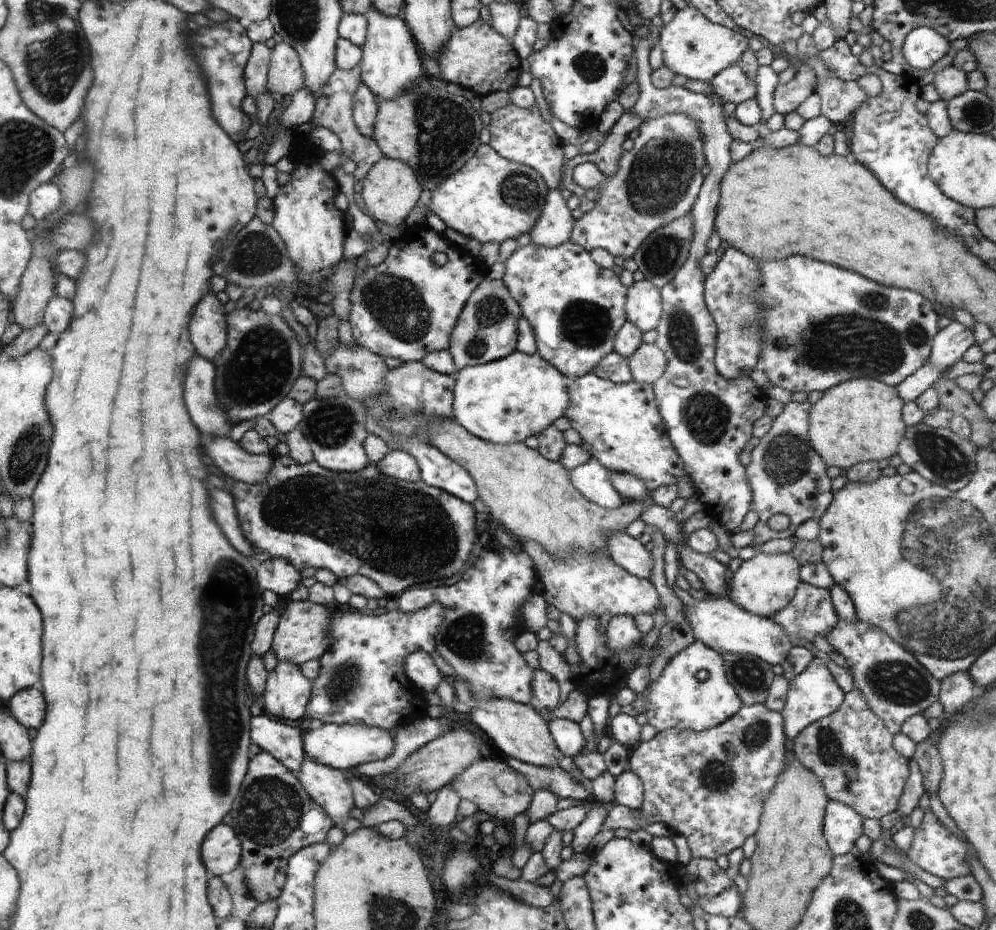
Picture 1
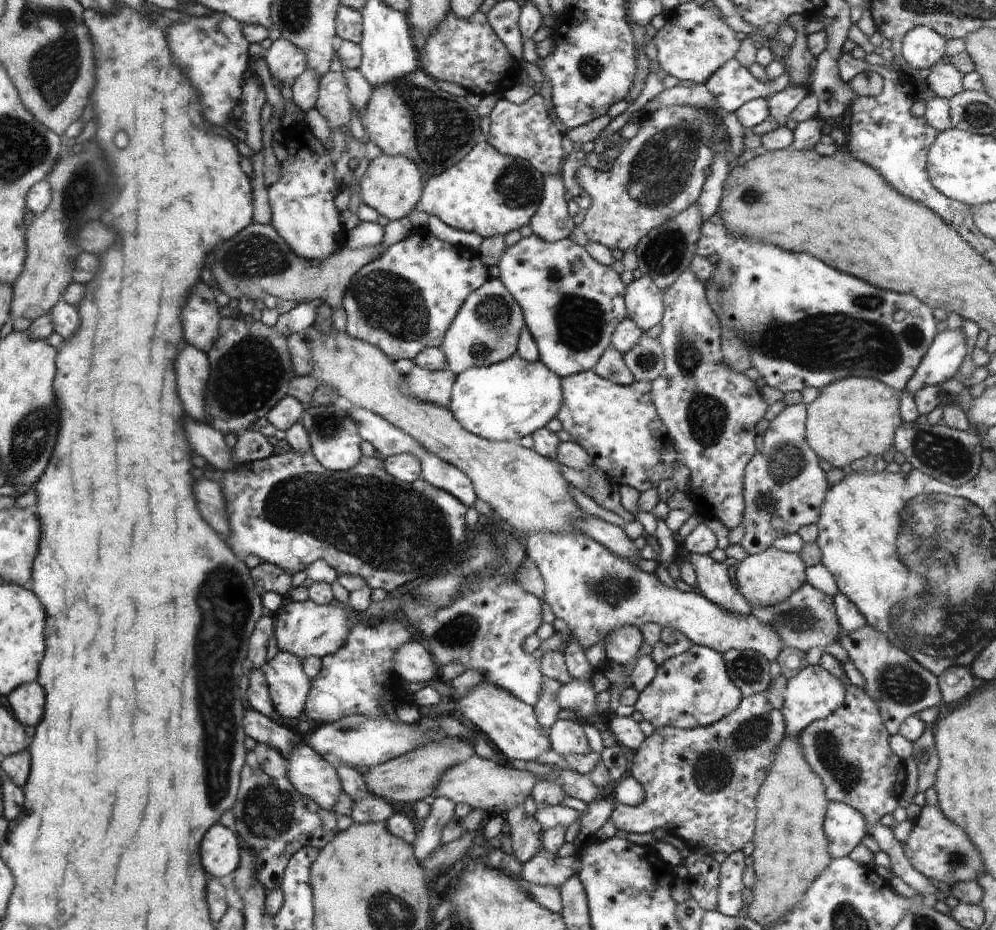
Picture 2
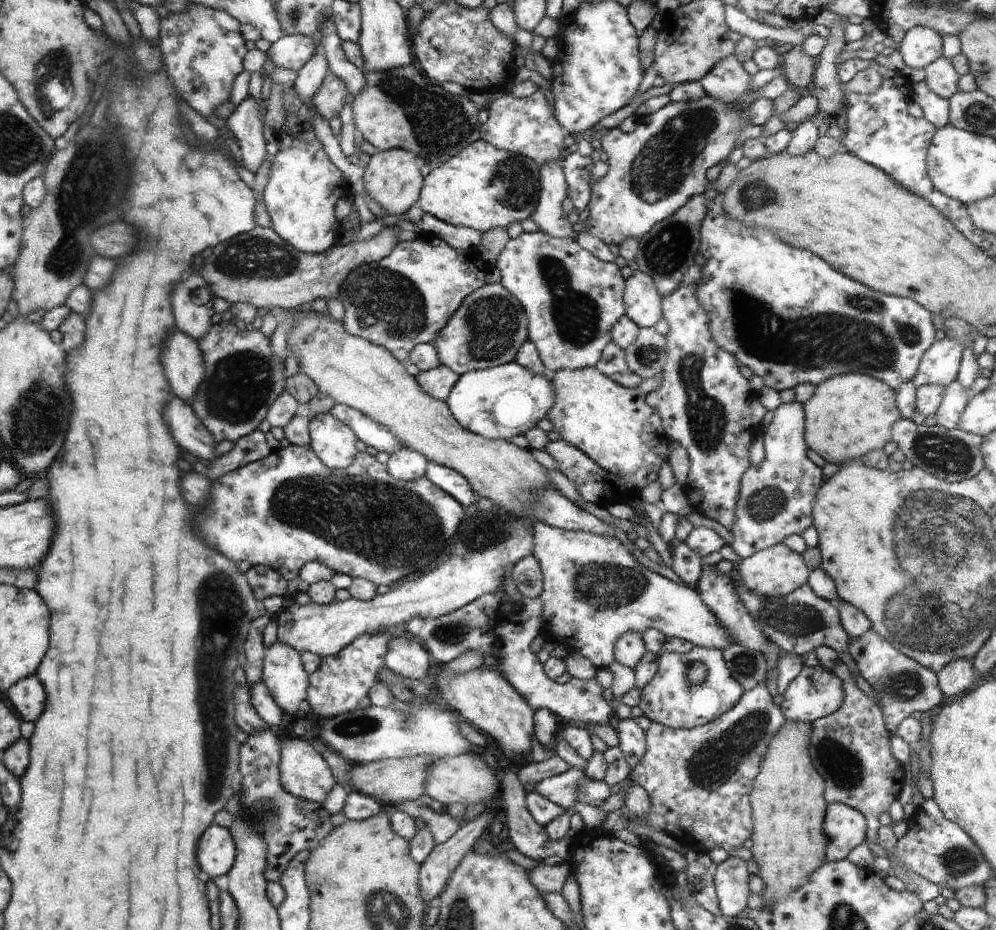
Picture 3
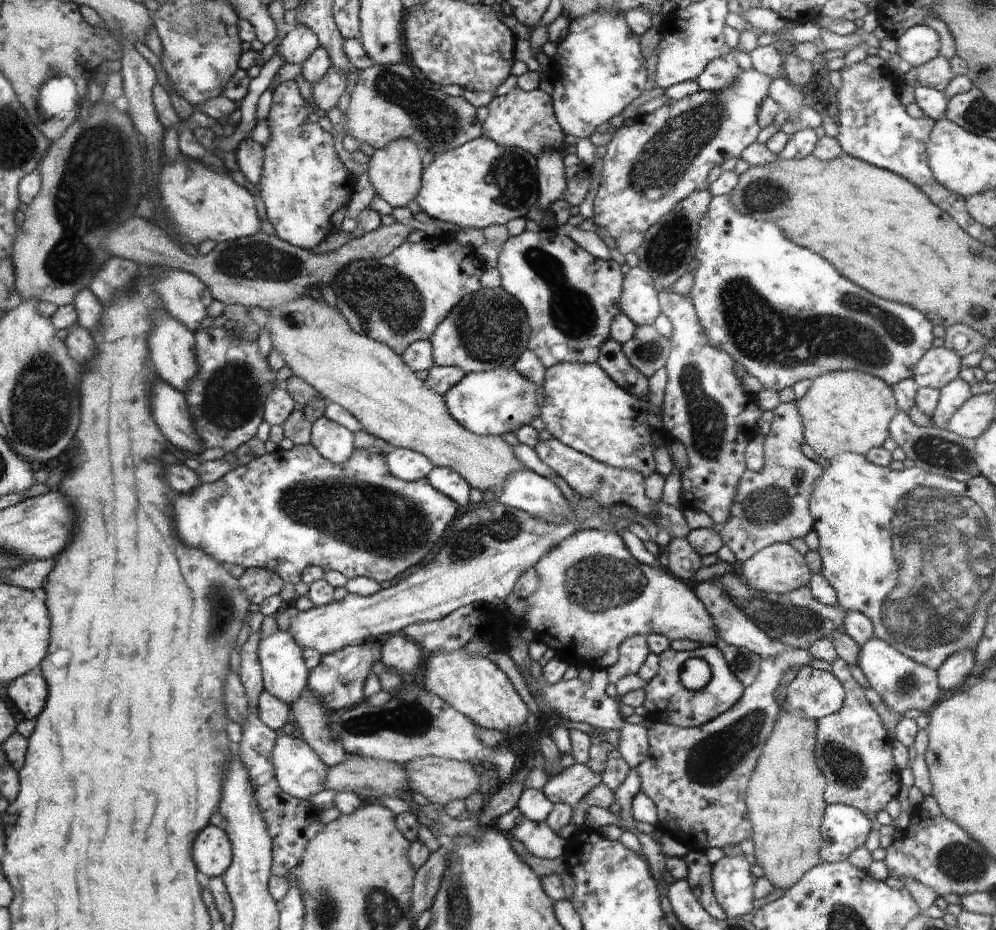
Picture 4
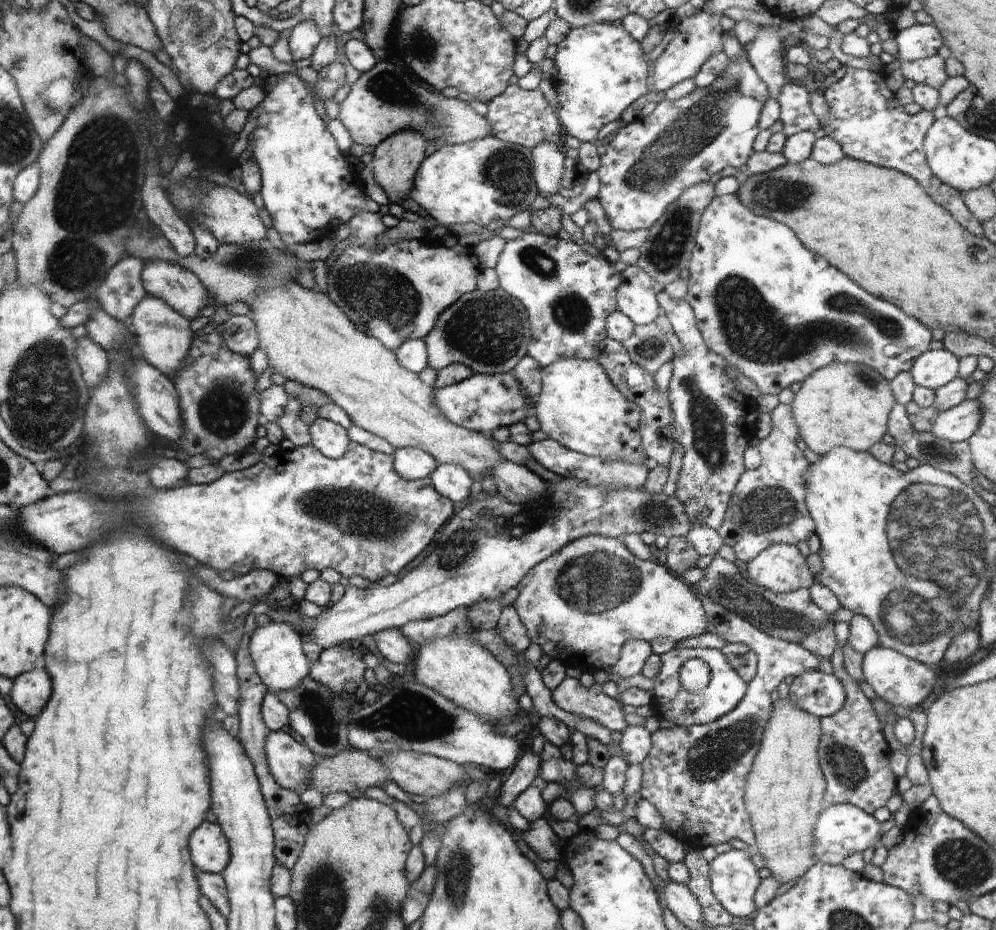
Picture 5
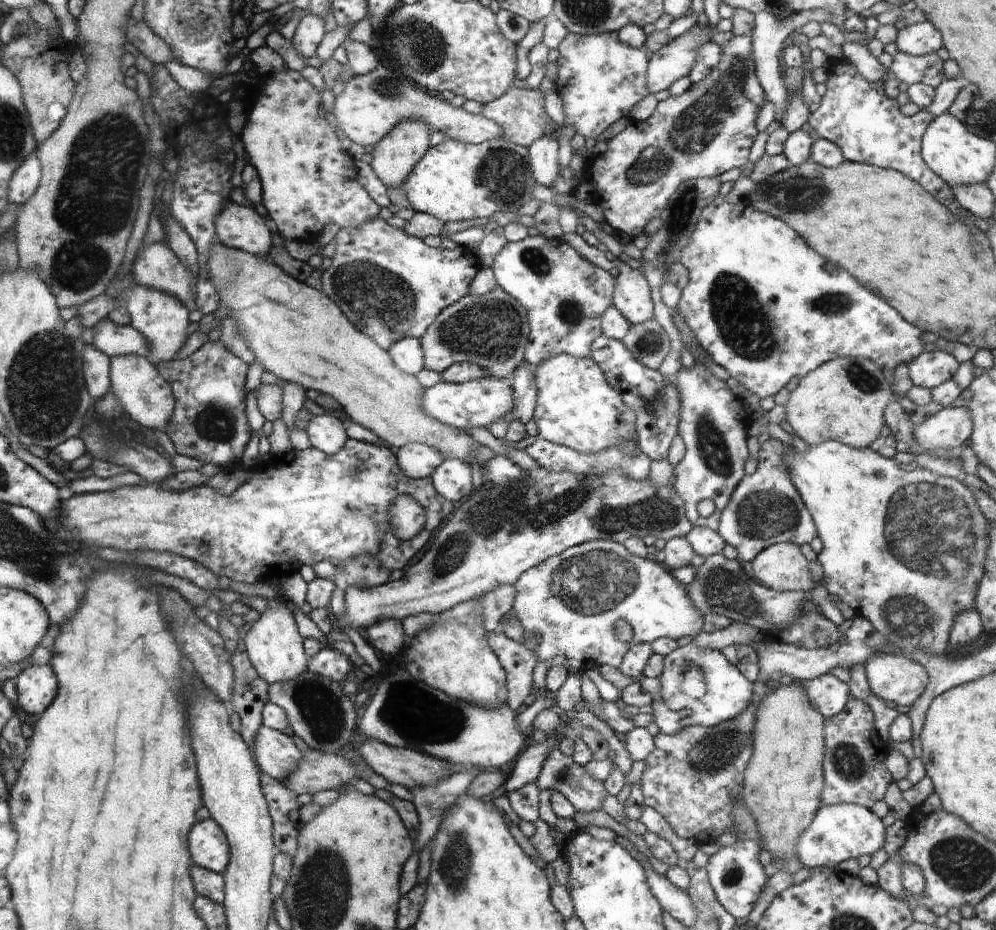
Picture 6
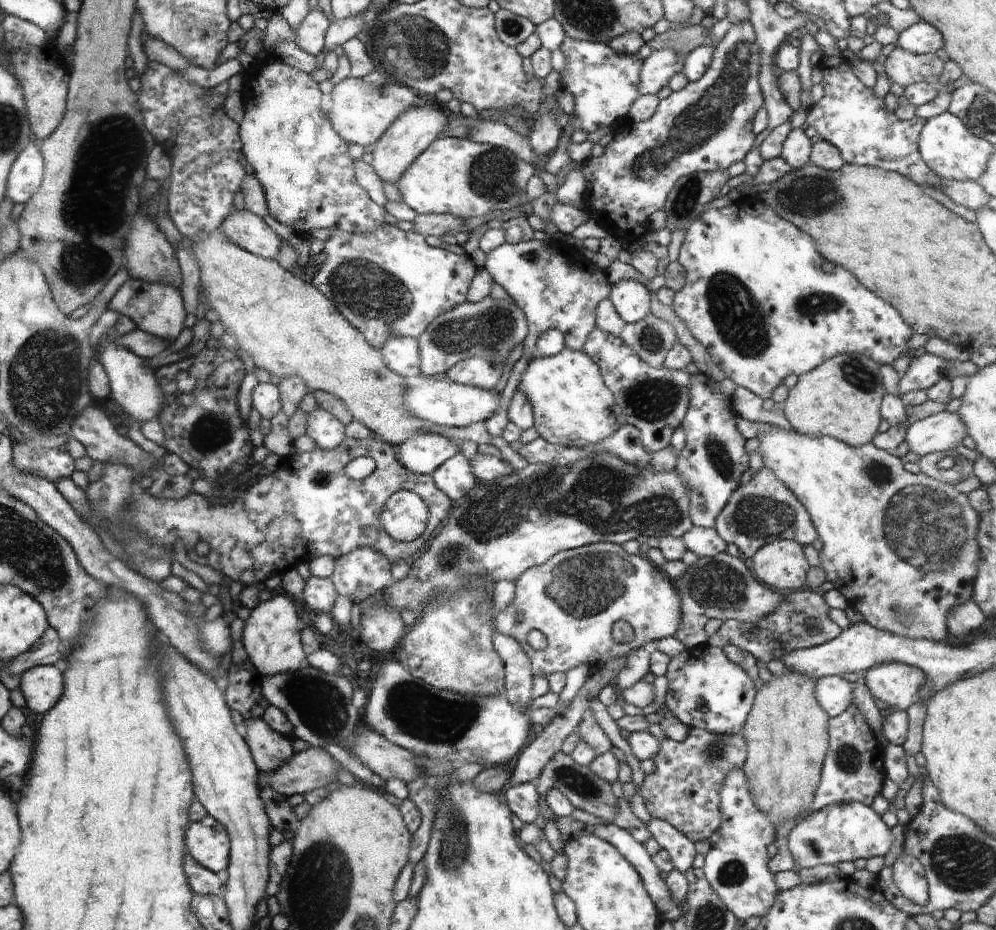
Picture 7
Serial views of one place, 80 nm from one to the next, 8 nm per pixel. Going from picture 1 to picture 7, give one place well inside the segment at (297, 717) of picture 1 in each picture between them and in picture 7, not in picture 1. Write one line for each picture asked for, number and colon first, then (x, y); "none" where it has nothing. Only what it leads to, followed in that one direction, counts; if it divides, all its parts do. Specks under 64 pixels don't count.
2: (289, 686)
3: (288, 683)
4: (286, 675)
5: (276, 650)
6: (274, 645)
7: (271, 638)

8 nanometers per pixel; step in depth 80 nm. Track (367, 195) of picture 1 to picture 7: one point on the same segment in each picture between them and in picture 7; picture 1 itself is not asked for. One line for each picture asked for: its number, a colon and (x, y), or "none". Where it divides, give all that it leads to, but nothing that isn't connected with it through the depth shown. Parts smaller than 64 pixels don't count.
2: (392, 185)
3: (392, 178)
4: (395, 171)
5: (395, 162)
6: (393, 159)
7: (411, 133)

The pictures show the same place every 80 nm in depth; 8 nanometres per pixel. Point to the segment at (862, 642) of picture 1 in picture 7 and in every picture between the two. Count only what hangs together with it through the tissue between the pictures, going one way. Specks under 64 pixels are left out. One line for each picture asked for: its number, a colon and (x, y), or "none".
2: (901, 687)
3: (903, 686)
4: (903, 684)
5: (898, 680)
6: (893, 677)
7: (897, 684)

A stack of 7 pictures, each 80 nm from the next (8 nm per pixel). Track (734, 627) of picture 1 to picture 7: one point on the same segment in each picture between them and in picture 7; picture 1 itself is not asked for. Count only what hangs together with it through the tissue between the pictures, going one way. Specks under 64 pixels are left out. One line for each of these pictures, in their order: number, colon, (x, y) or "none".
2: (586, 585)
3: (594, 591)
4: (592, 594)
5: (580, 605)
6: (571, 601)
7: (574, 598)

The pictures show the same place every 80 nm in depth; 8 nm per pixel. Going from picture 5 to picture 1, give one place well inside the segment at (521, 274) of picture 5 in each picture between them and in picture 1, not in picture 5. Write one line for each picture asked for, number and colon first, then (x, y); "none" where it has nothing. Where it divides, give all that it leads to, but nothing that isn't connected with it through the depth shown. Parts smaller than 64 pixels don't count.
1: (575, 307)
2: (571, 304)
3: (571, 299)
4: (571, 298)

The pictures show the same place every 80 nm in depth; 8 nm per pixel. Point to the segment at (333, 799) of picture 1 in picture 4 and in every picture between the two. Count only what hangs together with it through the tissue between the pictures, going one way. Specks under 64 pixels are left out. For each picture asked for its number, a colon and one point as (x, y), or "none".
2: (313, 776)
3: (304, 771)
4: (300, 771)

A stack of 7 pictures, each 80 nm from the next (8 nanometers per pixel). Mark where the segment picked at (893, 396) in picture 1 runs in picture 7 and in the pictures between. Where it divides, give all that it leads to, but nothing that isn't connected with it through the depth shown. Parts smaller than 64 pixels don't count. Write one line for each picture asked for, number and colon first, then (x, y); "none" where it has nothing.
2: (853, 417)
3: (848, 415)
4: (843, 411)
5: (847, 405)
6: (844, 399)
7: (842, 397)

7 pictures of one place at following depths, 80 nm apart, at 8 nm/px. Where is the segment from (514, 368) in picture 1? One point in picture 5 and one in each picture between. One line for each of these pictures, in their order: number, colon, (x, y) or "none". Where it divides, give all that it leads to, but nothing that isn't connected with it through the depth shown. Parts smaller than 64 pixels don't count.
2: (506, 401)
3: (499, 402)
4: (493, 402)
5: (482, 402)

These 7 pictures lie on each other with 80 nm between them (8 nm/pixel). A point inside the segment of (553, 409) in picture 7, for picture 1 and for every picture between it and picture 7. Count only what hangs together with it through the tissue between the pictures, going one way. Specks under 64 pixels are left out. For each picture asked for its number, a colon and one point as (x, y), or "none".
1: (621, 423)
2: (617, 425)
3: (615, 426)
4: (584, 408)
5: (578, 406)
6: (576, 407)

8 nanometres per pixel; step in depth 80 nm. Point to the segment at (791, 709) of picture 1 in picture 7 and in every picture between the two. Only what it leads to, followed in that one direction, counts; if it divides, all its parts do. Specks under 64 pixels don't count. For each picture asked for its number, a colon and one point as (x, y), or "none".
2: (813, 694)
3: (816, 692)
4: (812, 694)
5: (821, 694)
6: (826, 693)
7: (834, 694)

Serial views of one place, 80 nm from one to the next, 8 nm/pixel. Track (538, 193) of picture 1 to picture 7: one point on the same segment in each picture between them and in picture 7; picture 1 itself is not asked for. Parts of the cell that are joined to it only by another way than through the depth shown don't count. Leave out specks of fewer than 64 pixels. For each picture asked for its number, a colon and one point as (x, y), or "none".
2: (488, 193)
3: (483, 187)
4: (479, 184)
5: (487, 181)
6: (454, 180)
7: (453, 176)

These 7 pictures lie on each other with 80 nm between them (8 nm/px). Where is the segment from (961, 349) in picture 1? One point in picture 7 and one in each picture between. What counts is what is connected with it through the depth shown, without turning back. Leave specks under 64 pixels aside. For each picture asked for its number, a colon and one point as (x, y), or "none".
2: (945, 354)
3: (939, 365)
4: (938, 366)
5: (932, 369)
6: (929, 369)
7: (923, 371)

